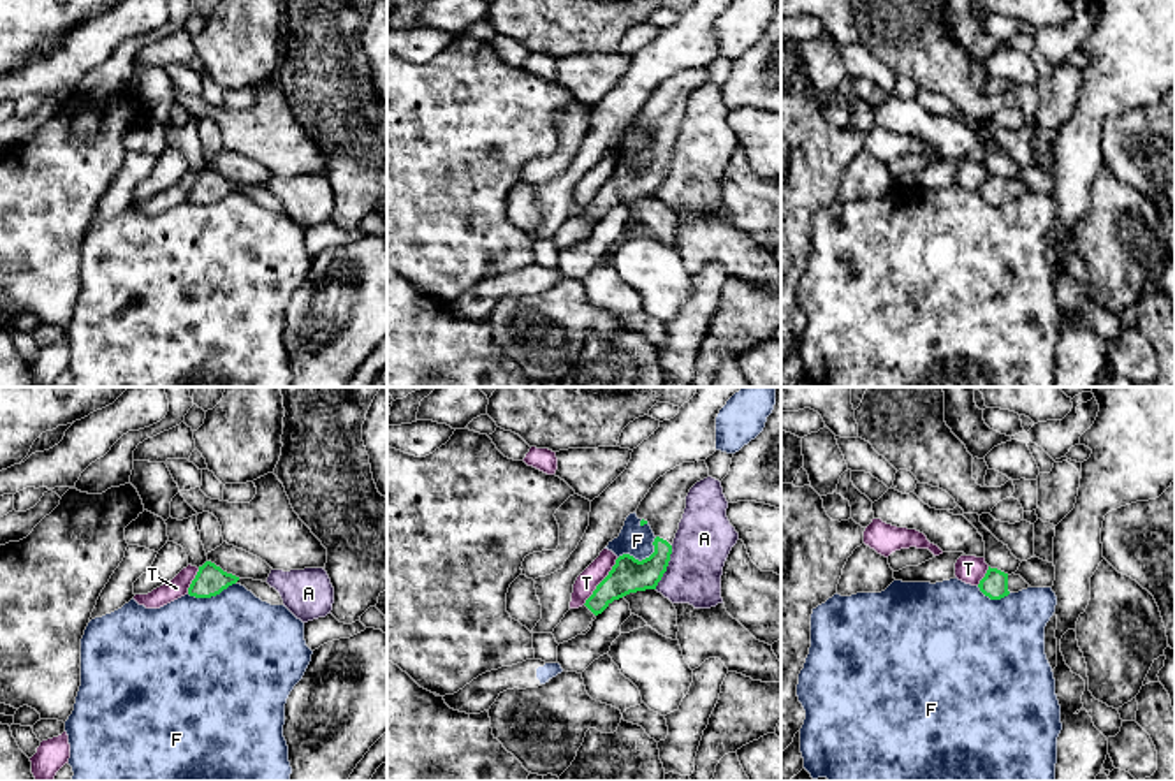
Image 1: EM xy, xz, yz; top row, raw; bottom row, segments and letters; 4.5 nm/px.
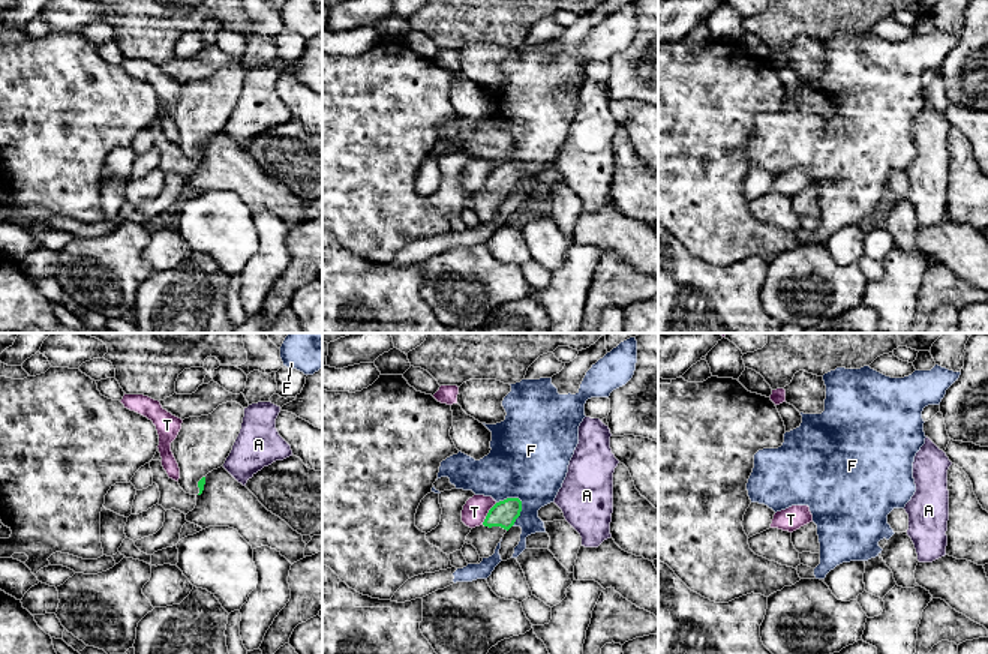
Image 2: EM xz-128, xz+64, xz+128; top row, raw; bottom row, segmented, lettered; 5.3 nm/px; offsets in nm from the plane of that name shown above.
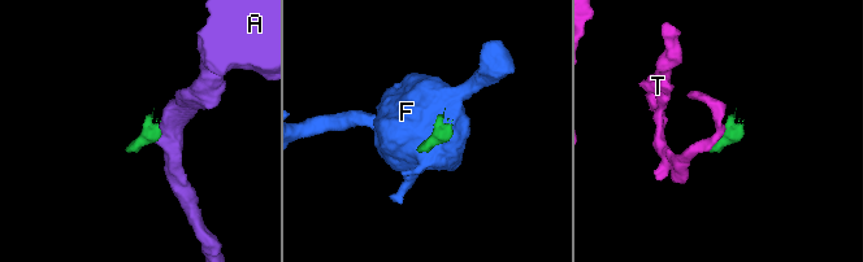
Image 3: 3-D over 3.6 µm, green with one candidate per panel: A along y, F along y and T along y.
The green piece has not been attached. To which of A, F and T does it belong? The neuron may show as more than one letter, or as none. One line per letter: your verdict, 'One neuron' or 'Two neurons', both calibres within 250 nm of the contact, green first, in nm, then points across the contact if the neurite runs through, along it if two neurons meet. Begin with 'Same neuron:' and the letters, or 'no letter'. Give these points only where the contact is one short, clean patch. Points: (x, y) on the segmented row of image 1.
Same neuron: no letter
A: Two neurons. Thickness 160 nm (green) against 260 nm. Boundary: xz (672, 546), (667, 570), (655, 588)
F: Two neurons. Thickness 160 nm (green) against 140 nm
T: Two neurons. Thickness 160 nm (green) against 100 nm. Boundary: xz (618, 558), (609, 574), (583, 604)

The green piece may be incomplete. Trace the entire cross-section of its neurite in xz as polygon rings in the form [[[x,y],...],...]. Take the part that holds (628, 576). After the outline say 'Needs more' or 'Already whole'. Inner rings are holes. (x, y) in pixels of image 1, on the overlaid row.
[[[705,461],[682,463],[660,477],[637,508],[640,526],[649,524],[654,533],[654,552],[639,561],[630,554],[616,559],[609,575],[586,600],[586,607],[602,614],[614,600],[630,593],[656,589],[667,572],[672,544],[686,508],[690,489],[709,477]]]. Needs more

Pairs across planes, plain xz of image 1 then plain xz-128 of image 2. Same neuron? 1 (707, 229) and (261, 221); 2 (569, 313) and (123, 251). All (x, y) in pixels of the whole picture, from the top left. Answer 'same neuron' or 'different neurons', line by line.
1: different neurons
2: same neuron

